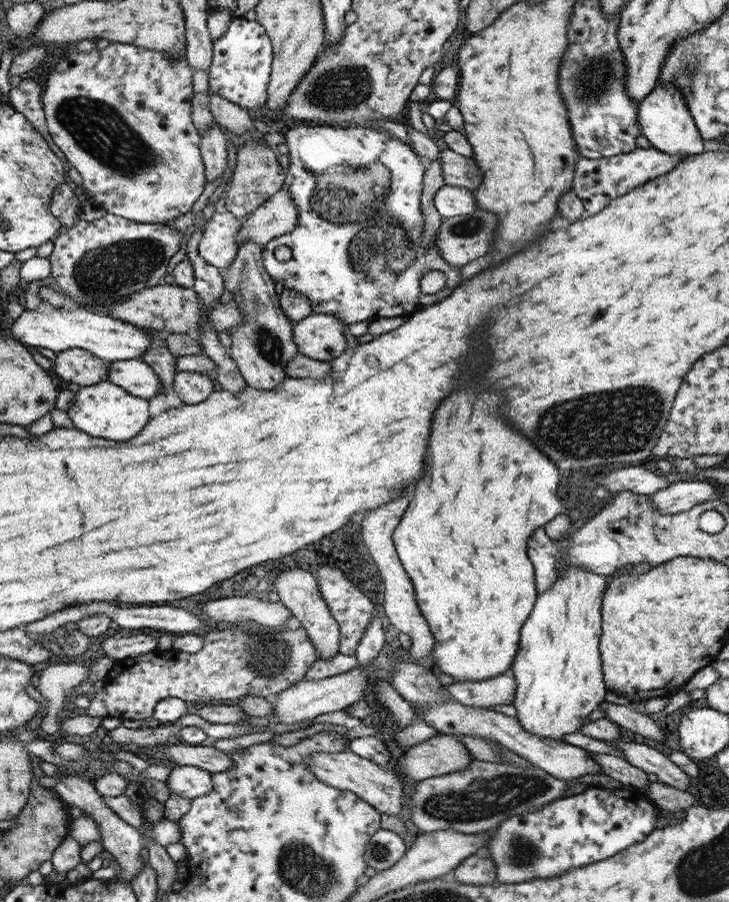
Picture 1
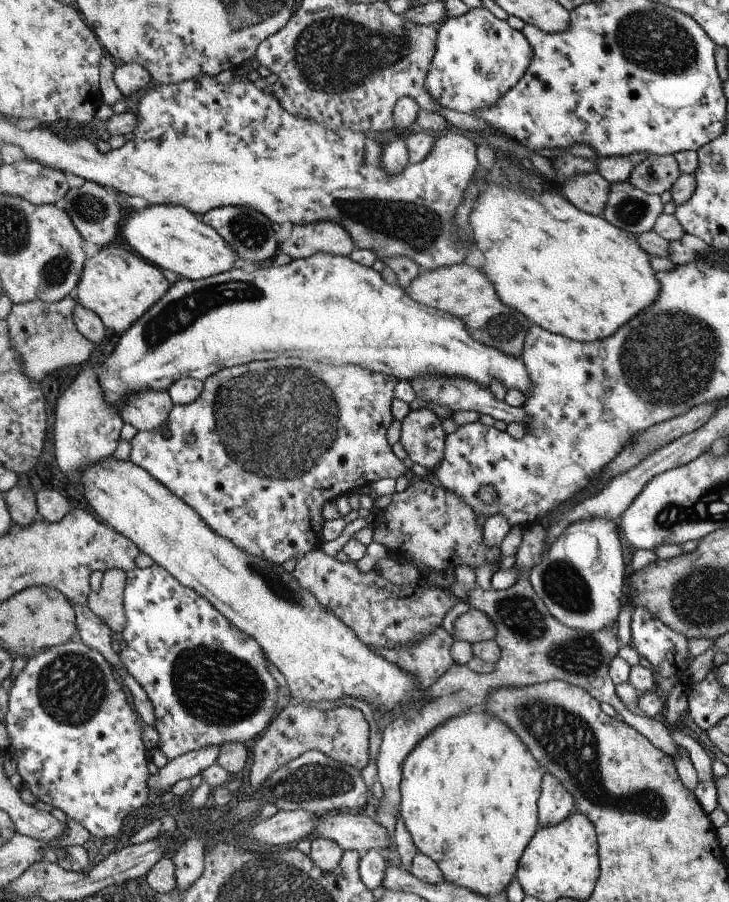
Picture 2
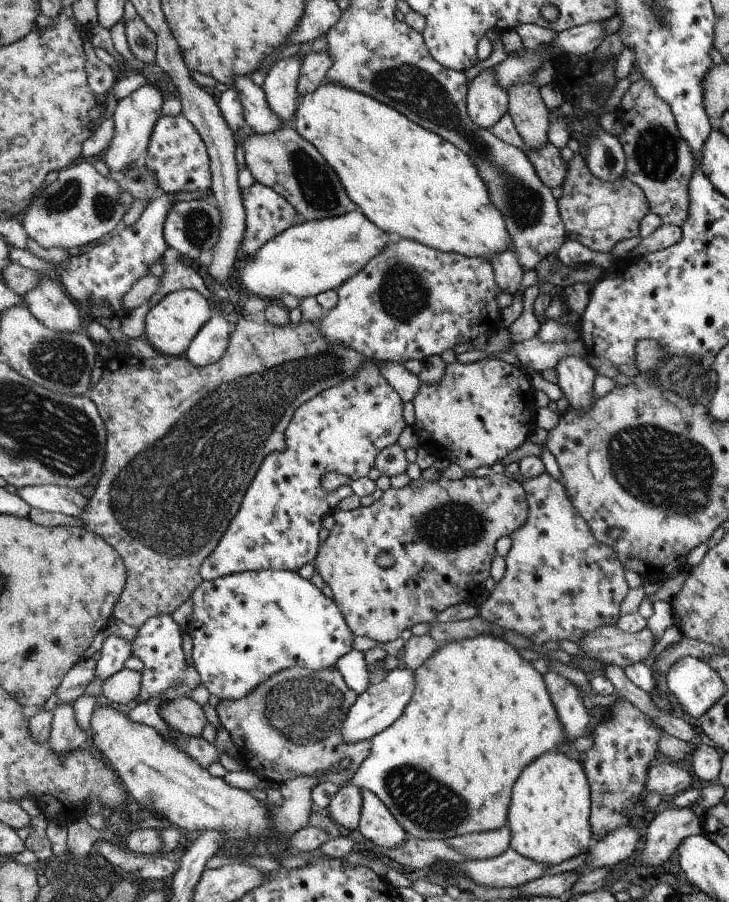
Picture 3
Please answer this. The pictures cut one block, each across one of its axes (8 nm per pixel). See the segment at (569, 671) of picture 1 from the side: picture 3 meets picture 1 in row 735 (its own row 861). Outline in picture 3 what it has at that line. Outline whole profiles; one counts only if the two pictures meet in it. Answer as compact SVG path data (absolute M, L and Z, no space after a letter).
M554 750L542 754L514 784L506 825L511 833L509 849L548 867L588 853L594 844L591 805L591 789L577 758Z

